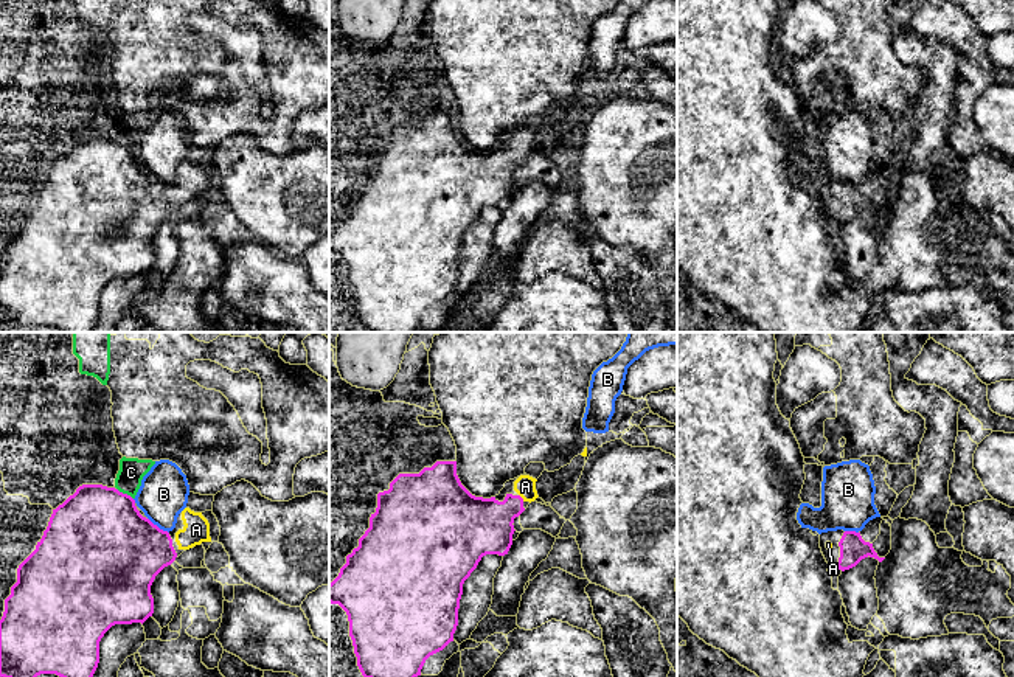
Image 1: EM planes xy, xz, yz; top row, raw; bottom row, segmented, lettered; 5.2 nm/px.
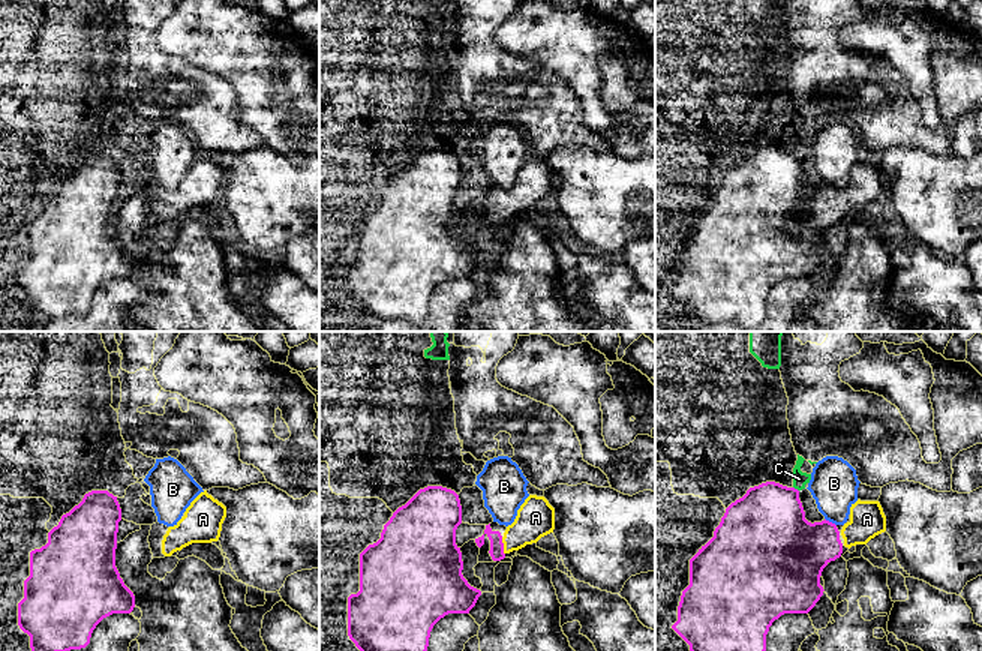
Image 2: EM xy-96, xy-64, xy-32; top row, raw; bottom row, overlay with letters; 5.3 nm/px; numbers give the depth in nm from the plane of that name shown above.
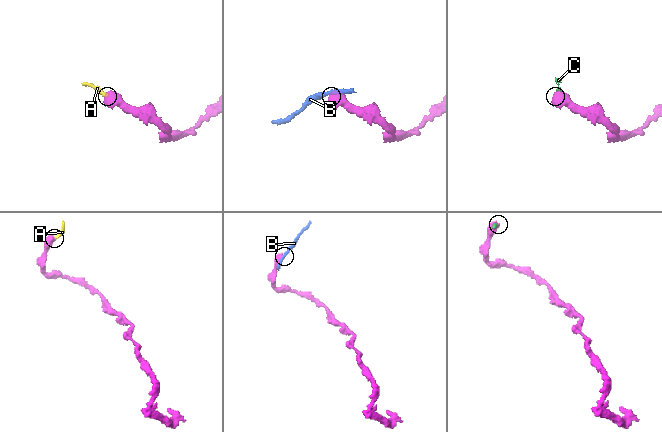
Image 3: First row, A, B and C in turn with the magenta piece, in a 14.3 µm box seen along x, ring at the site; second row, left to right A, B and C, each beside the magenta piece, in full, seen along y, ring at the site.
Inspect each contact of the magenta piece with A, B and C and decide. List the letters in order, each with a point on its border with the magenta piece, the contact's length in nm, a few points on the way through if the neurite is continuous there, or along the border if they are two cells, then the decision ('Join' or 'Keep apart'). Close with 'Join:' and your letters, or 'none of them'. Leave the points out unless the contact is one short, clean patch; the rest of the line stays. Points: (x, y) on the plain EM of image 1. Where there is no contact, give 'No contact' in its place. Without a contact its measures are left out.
A: Touches magenta at xz (520, 149). Shared border 50 nm. Path across: xz (483, 179), (520, 149), (525, 138). Join
B: Touches magenta at xy (157, 179). Shared border 140 nm. Keep apart
C: Touches magenta at xy (125, 146). Shared border 110 nm. Boundary: xy (117, 140), (132, 151). Keep apart
Join: A

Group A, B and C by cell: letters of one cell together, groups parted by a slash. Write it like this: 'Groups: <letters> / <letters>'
Groups: A / B / C

